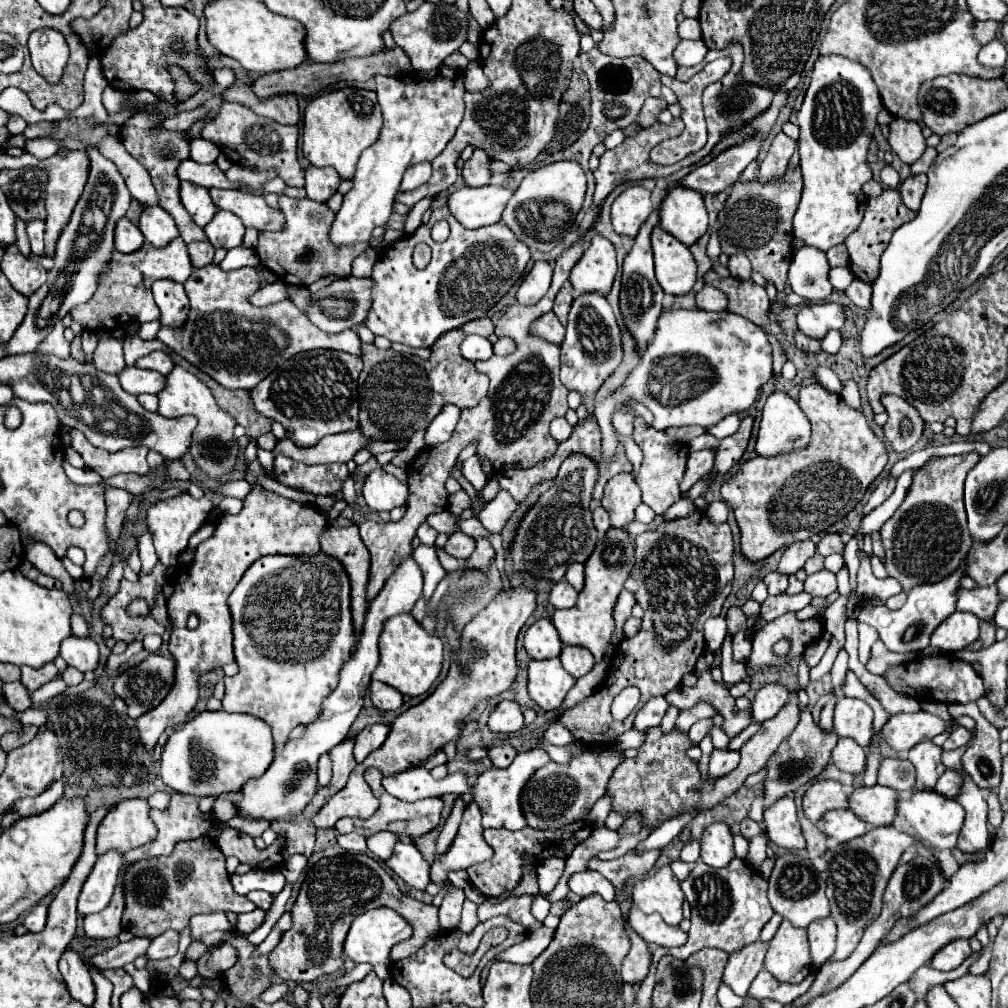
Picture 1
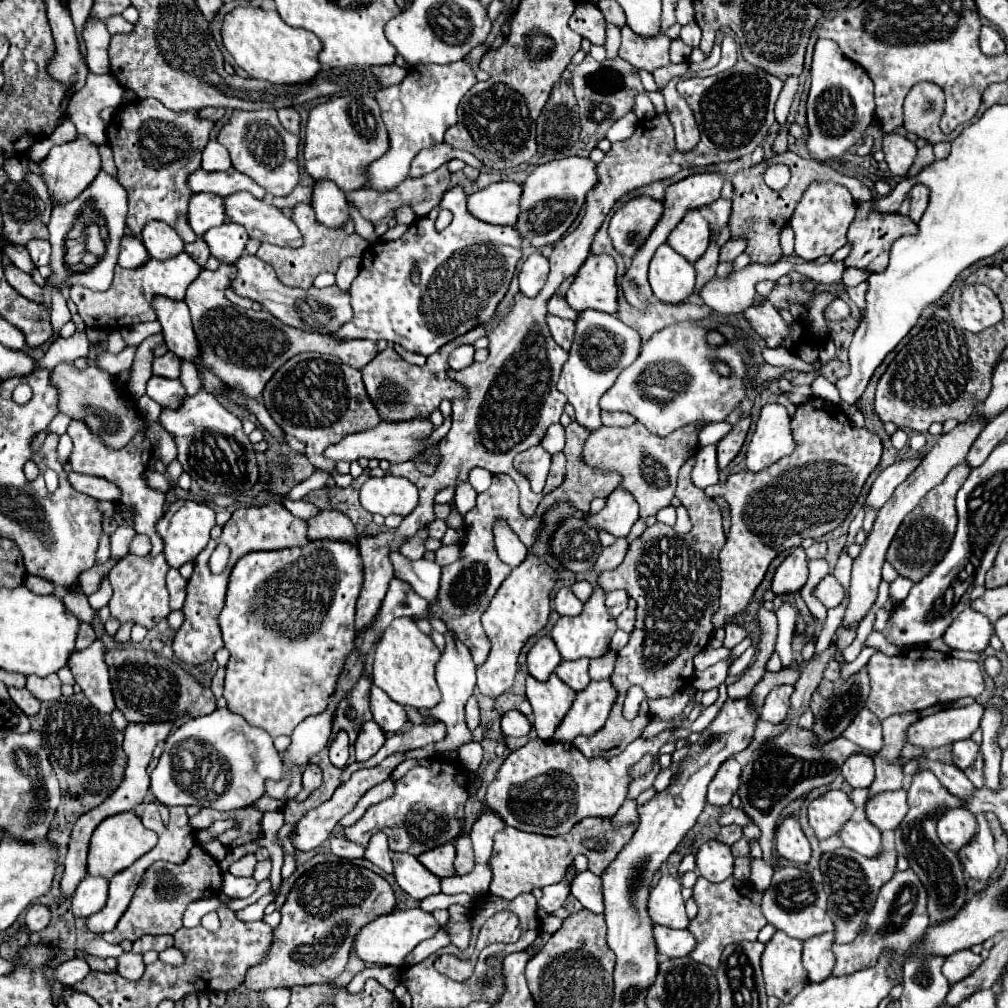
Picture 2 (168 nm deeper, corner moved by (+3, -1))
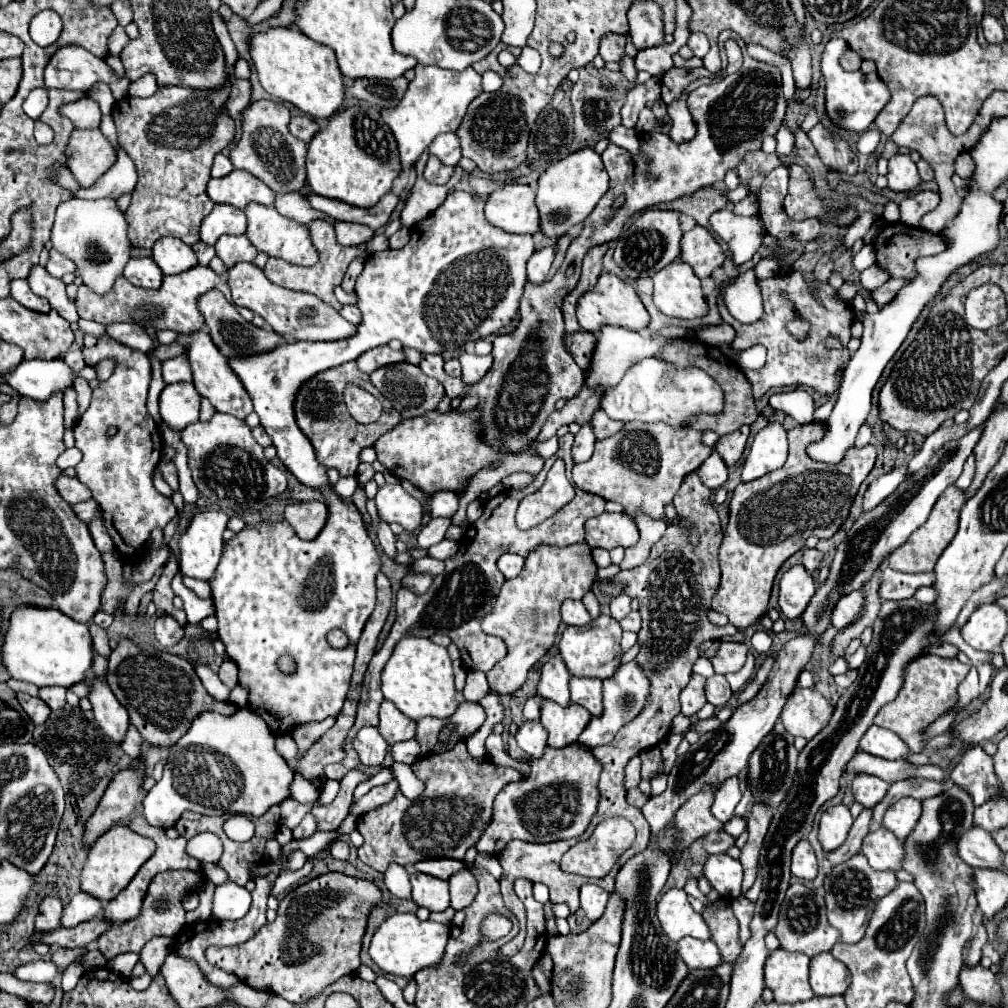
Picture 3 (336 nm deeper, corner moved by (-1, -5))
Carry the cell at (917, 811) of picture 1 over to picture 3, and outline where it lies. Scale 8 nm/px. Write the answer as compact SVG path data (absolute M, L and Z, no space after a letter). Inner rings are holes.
M978 826L970 828L958 840L958 856L972 868L1004 870L1002 850L994 842L994 838L984 830L978 830Z

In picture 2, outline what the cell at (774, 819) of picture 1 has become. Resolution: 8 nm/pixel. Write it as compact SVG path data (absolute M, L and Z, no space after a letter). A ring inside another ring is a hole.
M794 816L784 818L776 826L776 850L780 856L784 856L792 862L798 862L798 864L806 864L810 860L808 838L804 836L804 832Z

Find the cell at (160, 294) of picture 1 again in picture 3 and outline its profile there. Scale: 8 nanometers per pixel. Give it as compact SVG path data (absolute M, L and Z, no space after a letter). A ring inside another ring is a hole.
M198 332L198 334L180 334L180 338L176 340L178 344L186 346L186 356L190 358L190 366L192 366L192 374L194 374L194 386L198 390L200 396L208 398L210 404L224 414L232 414L240 420L244 420L254 408L252 408L252 400L246 394L242 382L238 382L238 378L234 376L234 372L228 368L226 358L218 352L218 348L214 346L214 342L210 340L210 336L206 332Z

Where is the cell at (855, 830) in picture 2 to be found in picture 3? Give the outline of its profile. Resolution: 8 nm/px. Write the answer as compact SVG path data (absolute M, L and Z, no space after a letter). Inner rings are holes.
M886 828L870 832L864 838L862 854L868 858L874 870L902 870L904 862L904 844Z

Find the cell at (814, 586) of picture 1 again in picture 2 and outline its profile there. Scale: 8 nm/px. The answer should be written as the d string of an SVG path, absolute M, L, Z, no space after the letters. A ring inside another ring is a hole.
M826 574L820 582L818 582L818 586L814 588L814 592L812 592L826 608L834 608L834 606L838 606L840 602L842 602L842 598L844 598L844 588L836 582L836 578L832 576L832 574Z

